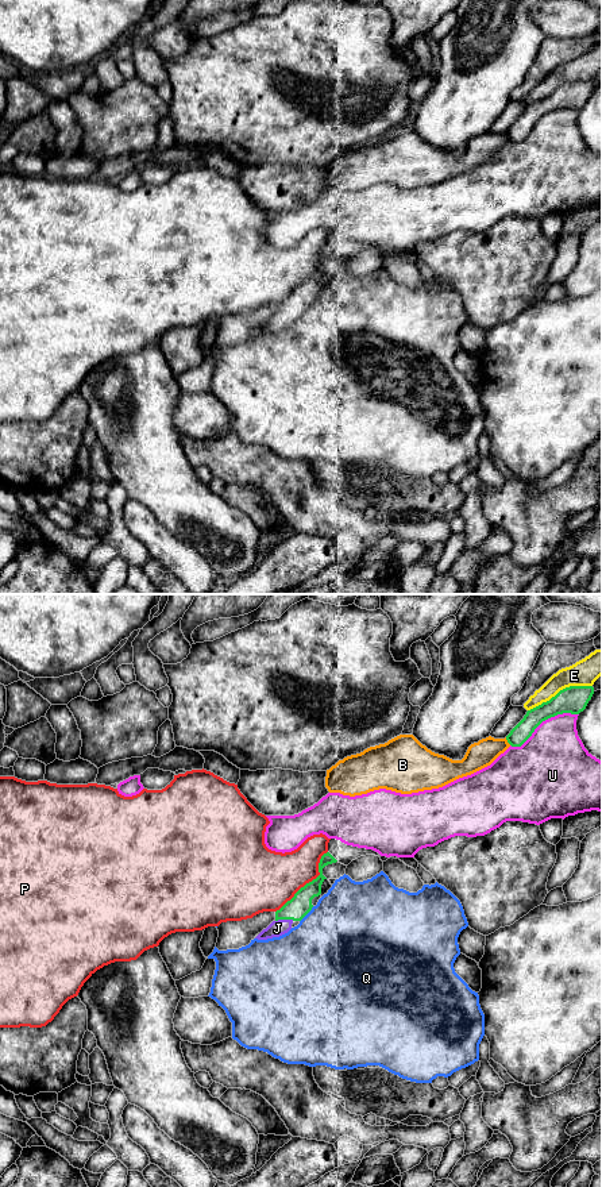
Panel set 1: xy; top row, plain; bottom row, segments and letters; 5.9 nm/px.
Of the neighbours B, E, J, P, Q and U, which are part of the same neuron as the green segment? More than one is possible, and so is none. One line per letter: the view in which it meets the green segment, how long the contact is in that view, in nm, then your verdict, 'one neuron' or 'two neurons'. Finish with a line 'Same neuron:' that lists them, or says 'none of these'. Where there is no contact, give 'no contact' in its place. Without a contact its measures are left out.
B: xy | 60 nm | two neurons
E: xy | 420 nm | two neurons
J: xy | 110 nm | one neuron
P: xy | 480 nm | two neurons
Q: xy | 130 nm | two neurons
U: xy | 460 nm | two neurons
Same neuron: J

